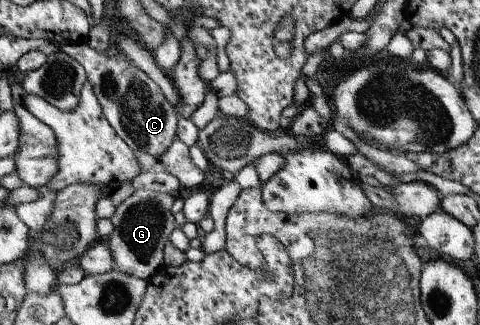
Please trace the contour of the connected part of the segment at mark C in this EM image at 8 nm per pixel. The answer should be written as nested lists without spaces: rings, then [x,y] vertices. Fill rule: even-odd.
[[[86,41],[62,42],[60,51],[81,65],[103,117],[130,151],[147,153],[156,160],[167,151],[171,141],[176,138],[177,115],[162,89],[143,71],[127,63],[125,59],[119,59],[119,56],[104,57],[101,52],[91,49]]]

